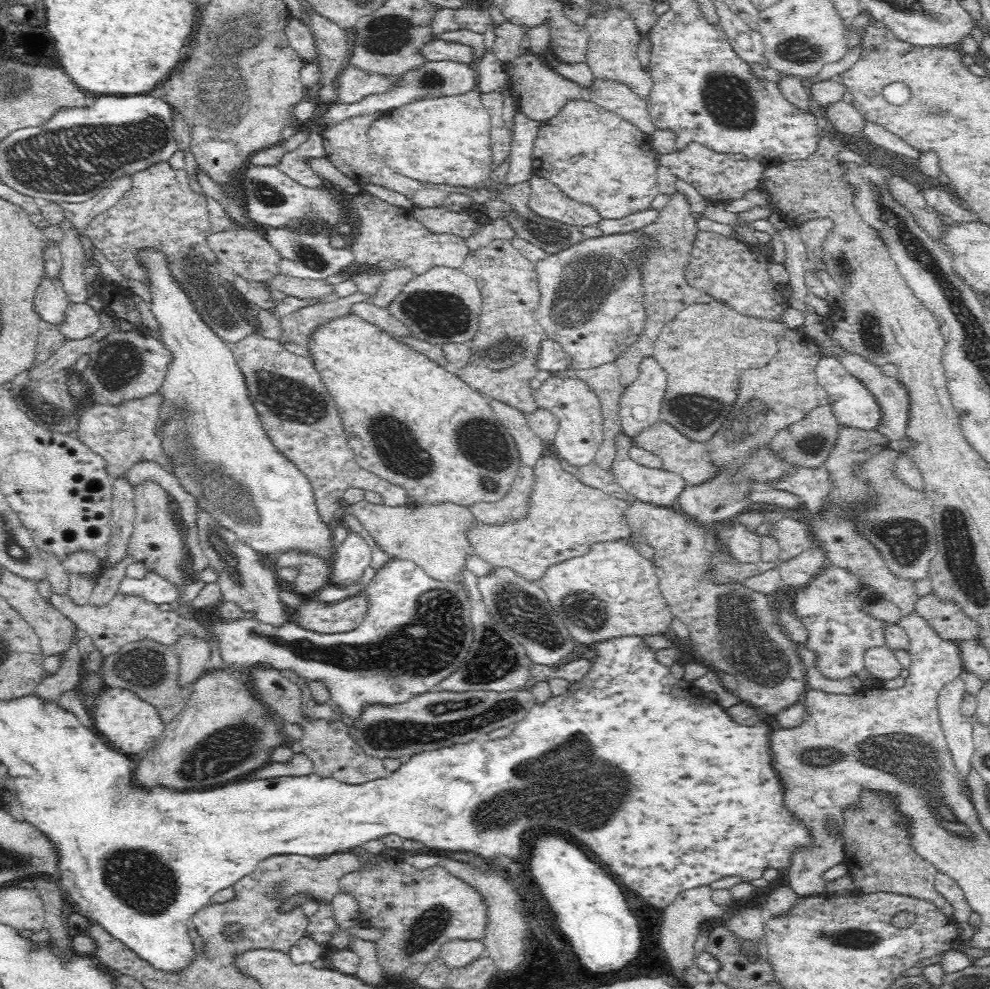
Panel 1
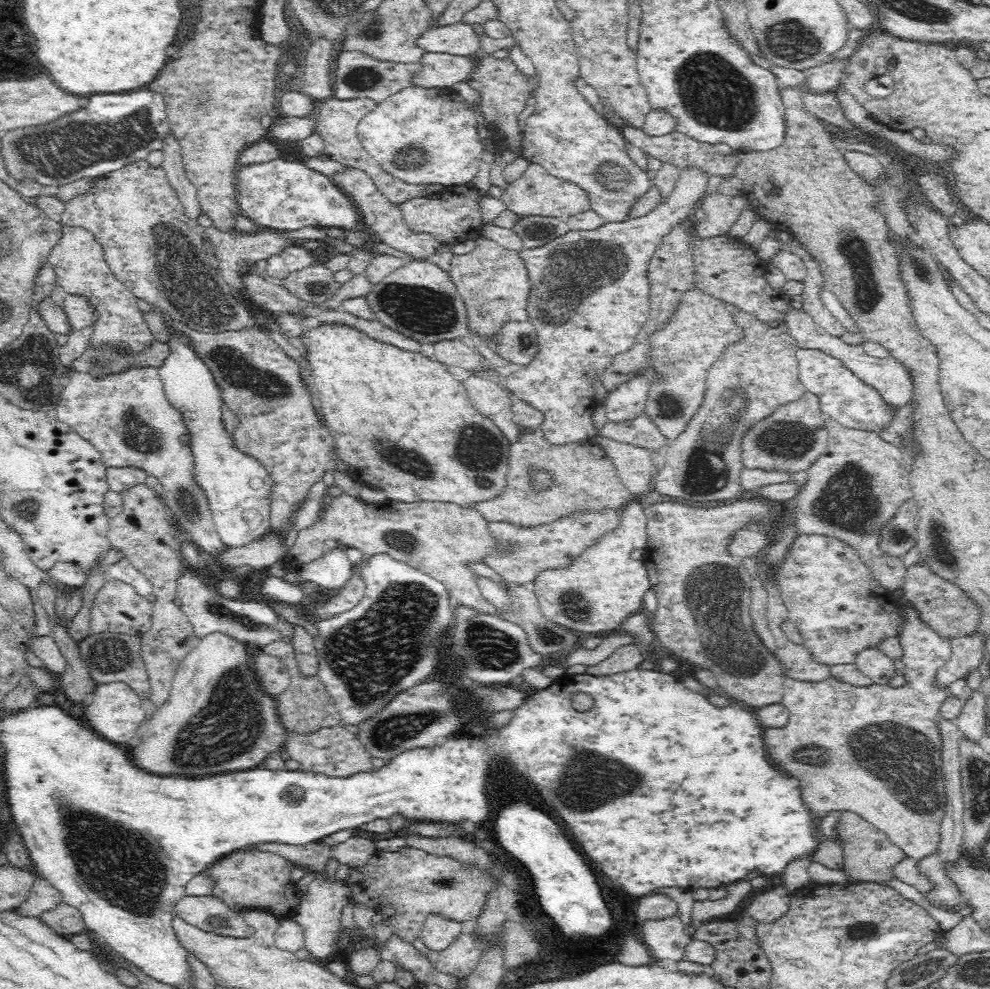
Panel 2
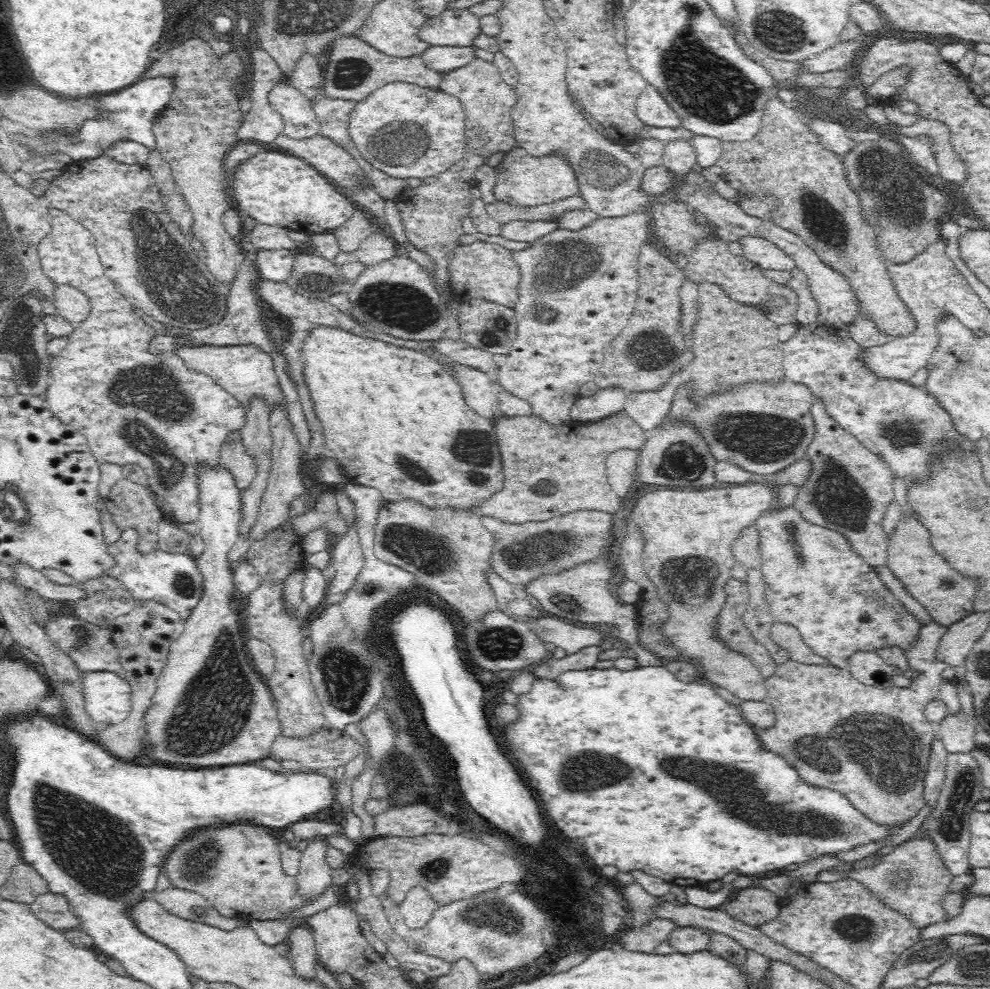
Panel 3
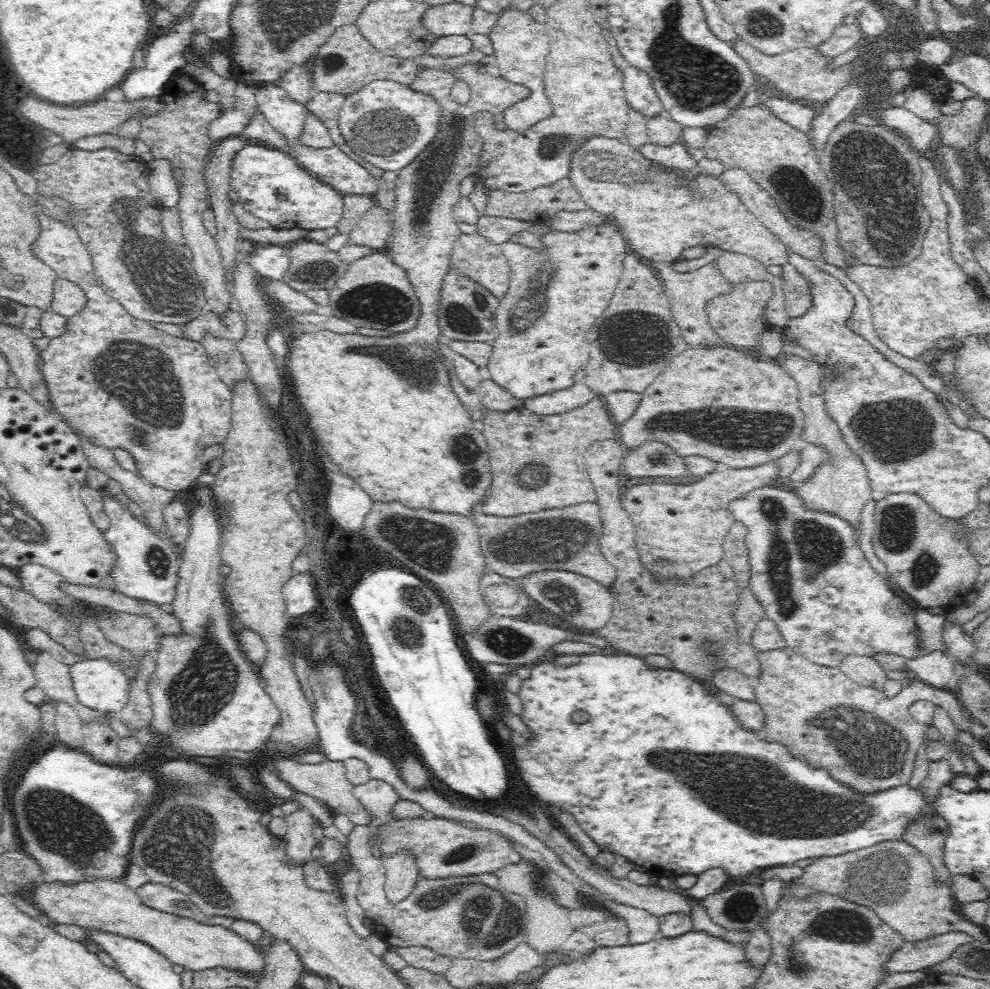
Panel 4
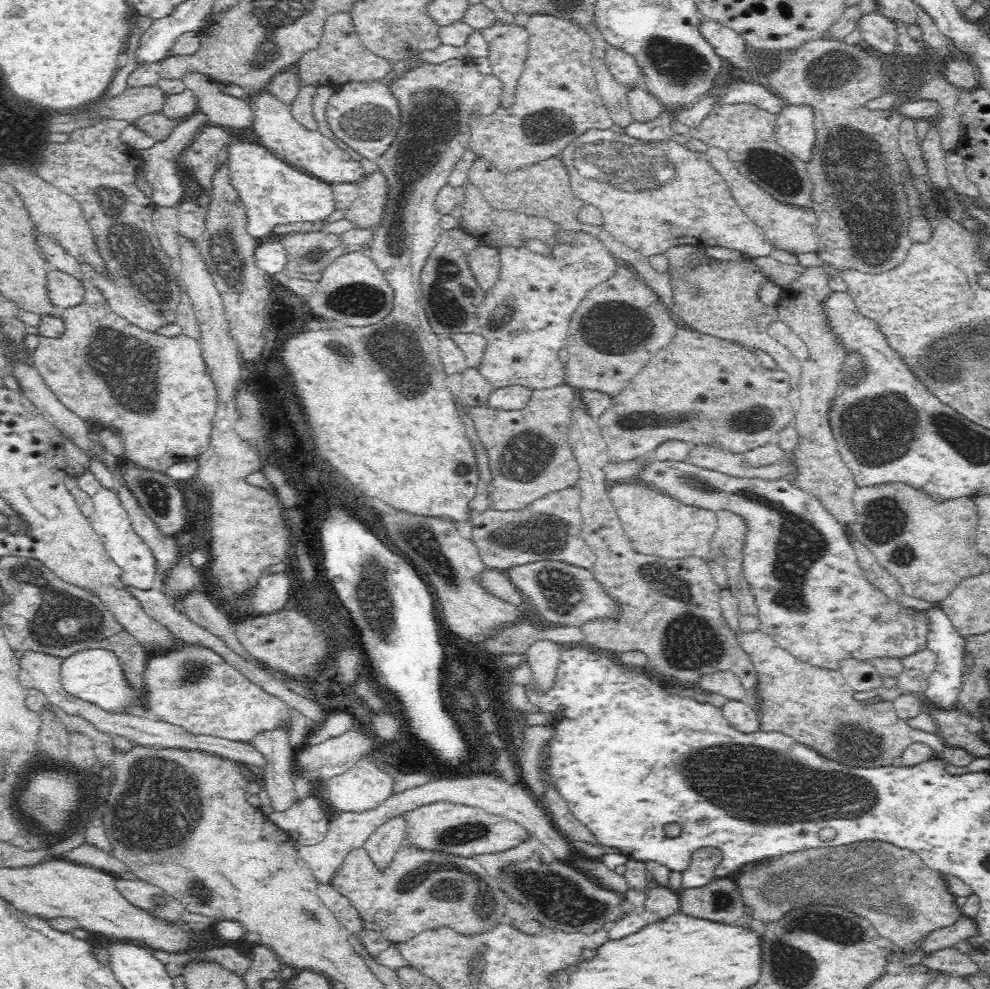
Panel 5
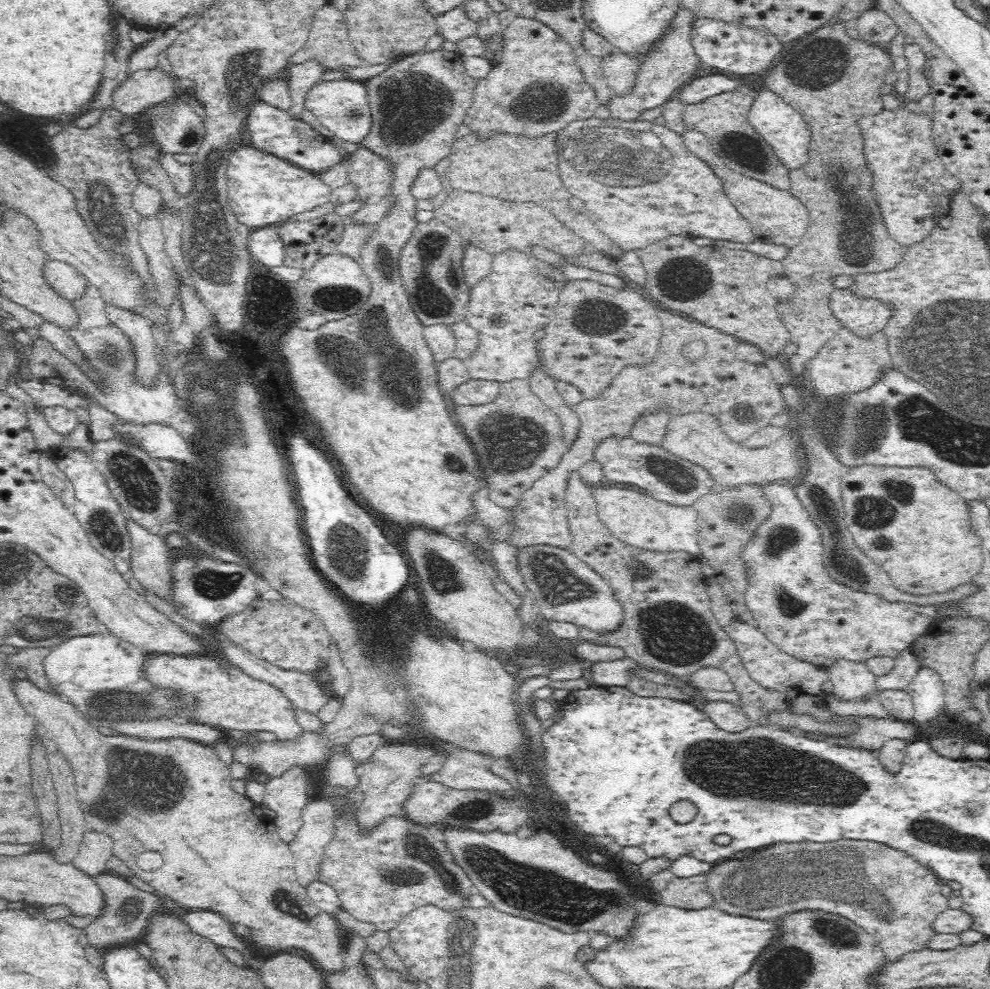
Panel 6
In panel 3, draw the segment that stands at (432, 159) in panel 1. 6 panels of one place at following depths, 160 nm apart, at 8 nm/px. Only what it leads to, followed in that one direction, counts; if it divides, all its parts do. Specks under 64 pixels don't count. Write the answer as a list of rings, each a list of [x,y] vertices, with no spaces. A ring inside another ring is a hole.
[[[389,82],[355,102],[347,130],[358,152],[391,177],[426,177],[461,160],[466,140],[465,112],[460,101],[438,88]]]

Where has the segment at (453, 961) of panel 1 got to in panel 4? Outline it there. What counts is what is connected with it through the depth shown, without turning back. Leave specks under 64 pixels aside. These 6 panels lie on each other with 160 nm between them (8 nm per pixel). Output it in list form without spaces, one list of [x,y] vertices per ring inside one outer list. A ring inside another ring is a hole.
[[[408,850],[380,854],[380,863],[386,871],[383,889],[389,900],[396,904],[411,892],[415,878],[420,876],[416,860],[408,858],[406,852]]]

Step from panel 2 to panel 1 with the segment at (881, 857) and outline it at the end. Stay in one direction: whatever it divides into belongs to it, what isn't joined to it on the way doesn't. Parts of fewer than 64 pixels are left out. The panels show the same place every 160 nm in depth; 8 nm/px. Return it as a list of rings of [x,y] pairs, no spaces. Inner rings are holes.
[[[864,792],[858,808],[840,808],[840,816],[834,821],[833,829],[836,842],[840,842],[844,850],[847,876],[852,877],[858,892],[886,891],[910,895],[927,900],[940,912],[952,916],[951,904],[932,887],[934,874],[938,871],[909,847],[905,822],[893,810],[892,804],[894,801],[888,802],[884,796]]]

